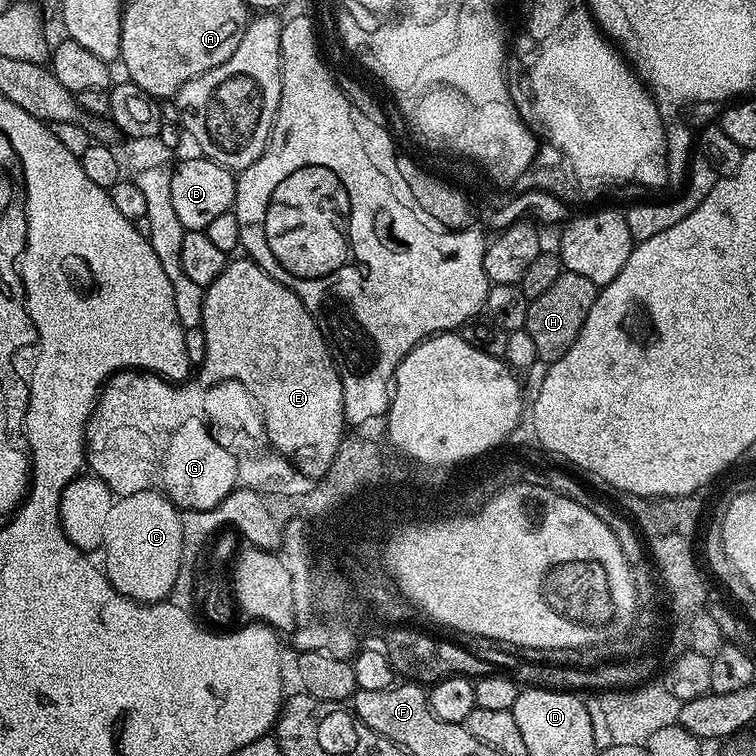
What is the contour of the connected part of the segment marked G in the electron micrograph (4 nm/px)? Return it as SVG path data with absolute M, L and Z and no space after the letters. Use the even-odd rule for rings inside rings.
M195 416L182 422L182 426L173 433L168 432L168 440L164 440L164 448L160 448L160 468L156 468L156 476L152 476L148 491L164 493L181 511L204 512L216 508L235 491L237 464L235 454L220 446L209 425Z

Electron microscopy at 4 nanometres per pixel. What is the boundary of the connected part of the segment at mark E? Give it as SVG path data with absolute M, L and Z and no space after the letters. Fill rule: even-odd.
M232 258L229 259L228 264L222 270L222 274L218 274L218 278L214 278L214 282L204 290L204 305L202 306L200 327L205 332L206 354L205 360L198 366L198 372L200 372L199 383L204 388L208 388L227 380L240 382L242 386L248 388L249 394L255 400L260 412L267 414L272 438L276 440L276 444L280 445L280 448L284 448L285 451L298 454L301 468L307 469L308 472L319 473L321 469L325 468L325 465L331 459L332 452L335 451L335 446L346 436L346 431L344 431L346 421L344 419L344 407L342 406L342 382L340 381L340 370L337 368L333 353L330 351L329 341L326 339L325 333L322 331L315 315L309 312L308 307L289 288L282 286L282 282L278 282L270 274L266 274L266 270L262 270L252 260L247 258L236 260L236 258Z

